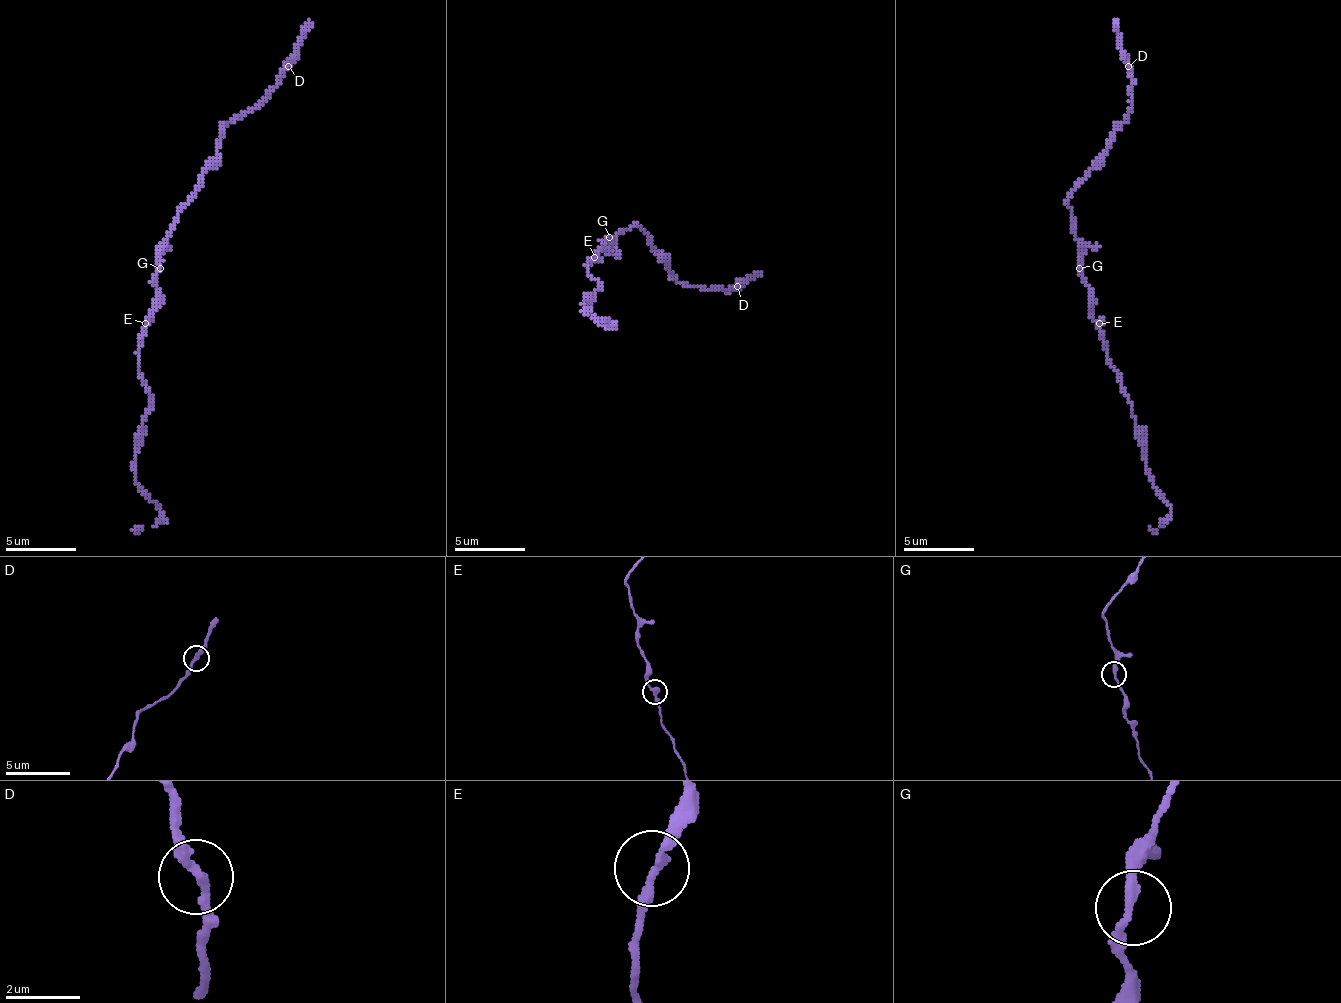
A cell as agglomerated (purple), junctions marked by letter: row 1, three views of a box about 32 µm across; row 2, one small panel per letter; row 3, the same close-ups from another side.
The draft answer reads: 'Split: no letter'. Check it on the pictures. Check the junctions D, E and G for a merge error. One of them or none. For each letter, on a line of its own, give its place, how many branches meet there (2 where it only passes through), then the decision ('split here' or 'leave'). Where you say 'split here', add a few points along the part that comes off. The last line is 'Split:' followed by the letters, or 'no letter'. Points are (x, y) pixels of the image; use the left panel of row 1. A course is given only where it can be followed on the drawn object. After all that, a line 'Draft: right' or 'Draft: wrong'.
D: at (288, 66); 2 branches meet; leave
E: at (145, 323); 2 branches meet; leave
G: at (160, 268); 2 branches meet; leave
Split: no letter
Draft: right

